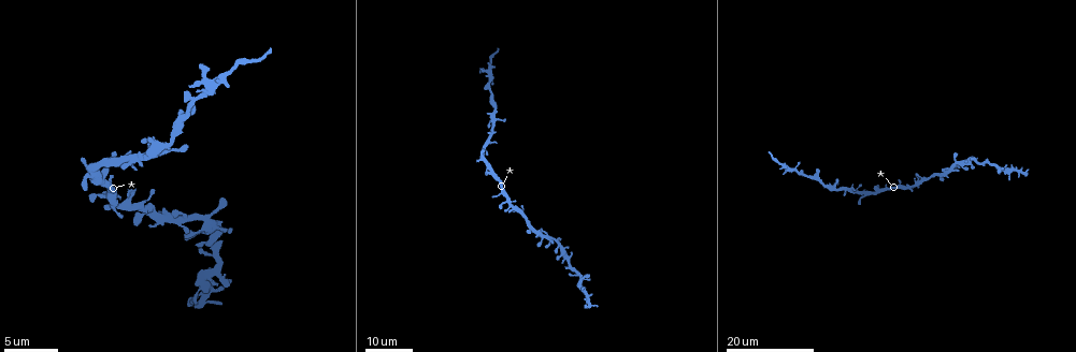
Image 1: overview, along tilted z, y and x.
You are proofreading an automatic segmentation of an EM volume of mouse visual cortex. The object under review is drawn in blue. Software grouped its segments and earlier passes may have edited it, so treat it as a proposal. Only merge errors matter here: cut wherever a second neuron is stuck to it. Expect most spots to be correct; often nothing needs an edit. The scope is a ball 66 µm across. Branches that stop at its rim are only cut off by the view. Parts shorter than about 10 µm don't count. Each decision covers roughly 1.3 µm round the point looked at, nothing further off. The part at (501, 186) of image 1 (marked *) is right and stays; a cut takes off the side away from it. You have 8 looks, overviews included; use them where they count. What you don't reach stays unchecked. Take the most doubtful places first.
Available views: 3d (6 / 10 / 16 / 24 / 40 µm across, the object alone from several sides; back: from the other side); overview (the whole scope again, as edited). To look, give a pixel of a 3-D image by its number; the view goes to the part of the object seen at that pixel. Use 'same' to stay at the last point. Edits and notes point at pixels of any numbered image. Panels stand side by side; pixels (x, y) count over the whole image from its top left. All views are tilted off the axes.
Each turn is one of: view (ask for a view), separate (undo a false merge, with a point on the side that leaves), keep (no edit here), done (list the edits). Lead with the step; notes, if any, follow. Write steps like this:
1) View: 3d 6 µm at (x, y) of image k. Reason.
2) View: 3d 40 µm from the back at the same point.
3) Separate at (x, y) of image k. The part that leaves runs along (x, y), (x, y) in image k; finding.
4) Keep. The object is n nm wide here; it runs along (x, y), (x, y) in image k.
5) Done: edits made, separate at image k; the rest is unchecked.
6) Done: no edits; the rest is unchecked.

View: 3d 16 µm at (827, 188) of image 1. Small branch off a trunk.

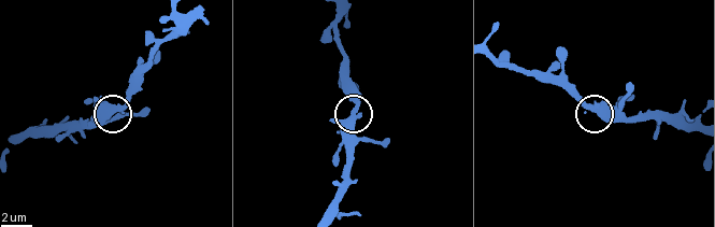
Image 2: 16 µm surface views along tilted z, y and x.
View: 3d 10 µm at (112, 111) of image 2. Closer look.

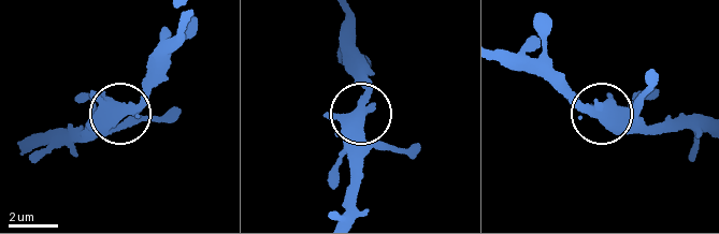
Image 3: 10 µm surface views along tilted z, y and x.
Keep. The object is 430 nm wide here; it runs along (28, 140), (86, 131), (138, 103), (154, 85) in image 3; all the same neuron.

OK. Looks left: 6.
View: 3d 24 µm at (783, 168) of image 1.

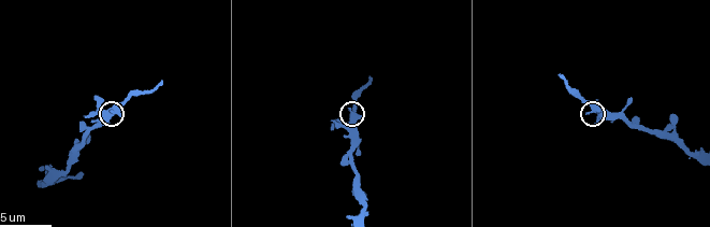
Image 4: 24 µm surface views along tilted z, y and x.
View: 3d 10 µm at (594, 109) of image 4.

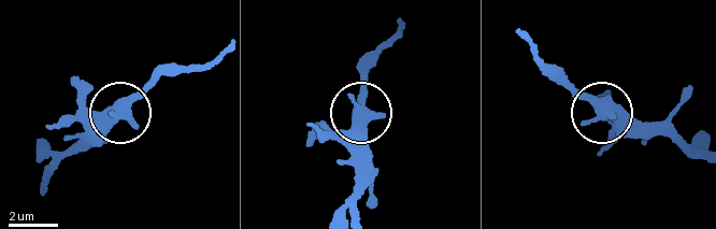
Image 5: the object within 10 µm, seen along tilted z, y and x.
Keep. The object is 390 nm wide here; one neuron here.

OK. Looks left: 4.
View: 3d 24 µm at (566, 255) of image 1. Thin arm on a thick one.

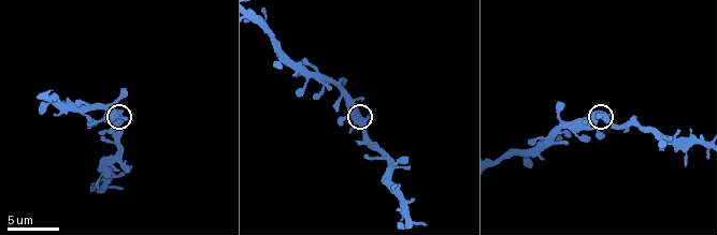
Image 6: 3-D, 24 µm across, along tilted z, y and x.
View: 3d 6 µm at (358, 121) of image 6. Zoom in.

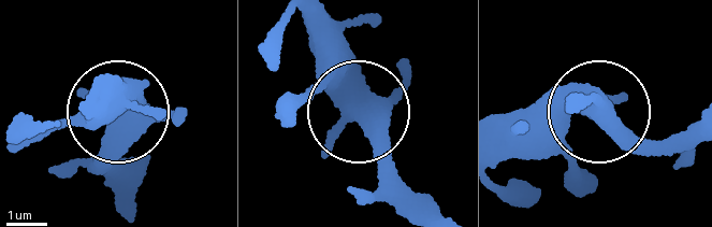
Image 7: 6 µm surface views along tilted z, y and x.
Keep. The object is 430 nm wide here; it runs along (299, 10), (362, 127), (386, 152), (391, 186) in image 7; all the same neuron.

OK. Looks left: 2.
View: 3d 6 µm at (659, 133) of image 4. Thick turns thin.

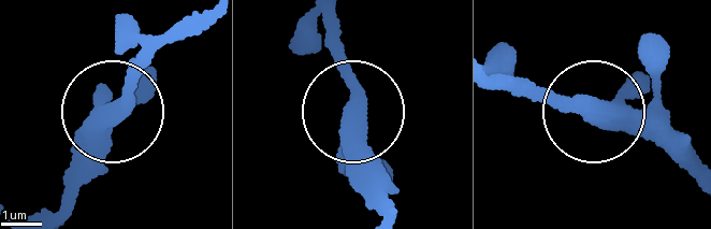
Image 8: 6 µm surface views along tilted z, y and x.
Keep. It runs along (56, 212), (157, 54) in image 8; all the same neuron.

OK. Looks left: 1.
Done: no edits; the rest is unchecked.

